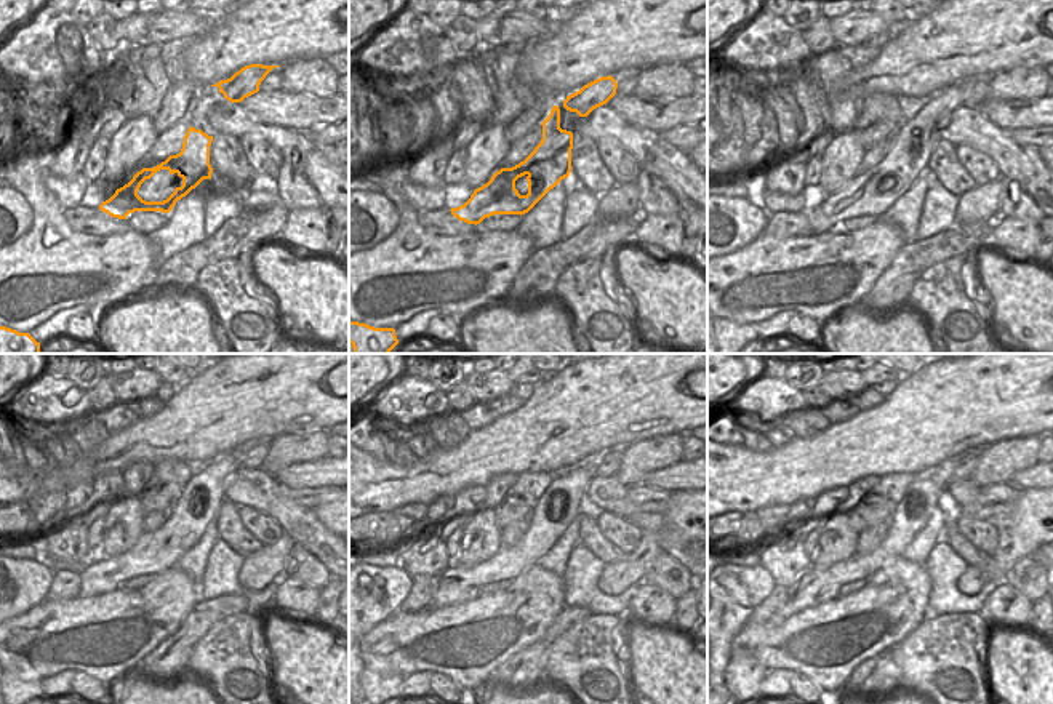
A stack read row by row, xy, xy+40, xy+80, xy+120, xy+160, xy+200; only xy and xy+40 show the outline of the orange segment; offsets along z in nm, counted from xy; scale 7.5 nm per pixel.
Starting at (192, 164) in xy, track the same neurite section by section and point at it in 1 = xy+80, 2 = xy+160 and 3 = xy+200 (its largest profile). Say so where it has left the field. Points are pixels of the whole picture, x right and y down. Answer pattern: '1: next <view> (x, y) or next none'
1: next xy+80 (914, 140)
2: next xy+160 (559, 504)
3: next xy+200 (911, 514)

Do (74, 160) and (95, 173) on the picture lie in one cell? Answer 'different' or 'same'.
different

